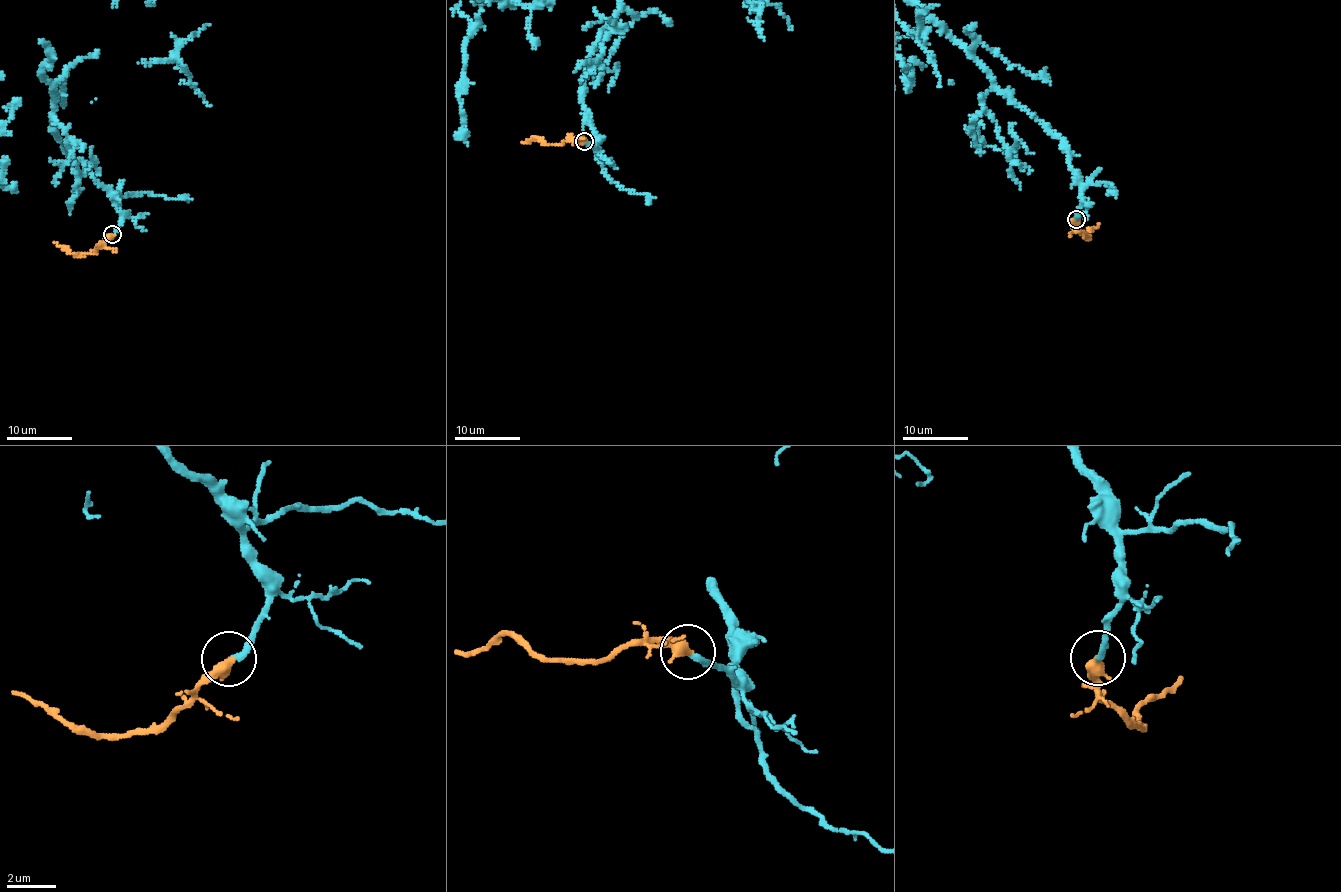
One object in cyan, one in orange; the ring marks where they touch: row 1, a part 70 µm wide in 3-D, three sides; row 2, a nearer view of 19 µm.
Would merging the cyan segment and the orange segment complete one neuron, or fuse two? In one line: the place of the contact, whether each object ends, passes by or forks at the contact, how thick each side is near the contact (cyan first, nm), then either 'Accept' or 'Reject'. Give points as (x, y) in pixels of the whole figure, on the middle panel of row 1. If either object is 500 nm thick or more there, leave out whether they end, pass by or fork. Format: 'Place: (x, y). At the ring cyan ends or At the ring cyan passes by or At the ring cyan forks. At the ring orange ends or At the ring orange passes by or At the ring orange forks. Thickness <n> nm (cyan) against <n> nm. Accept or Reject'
Place: (584, 141). Thickness 240 nm (cyan) against 500 nm. Accept

